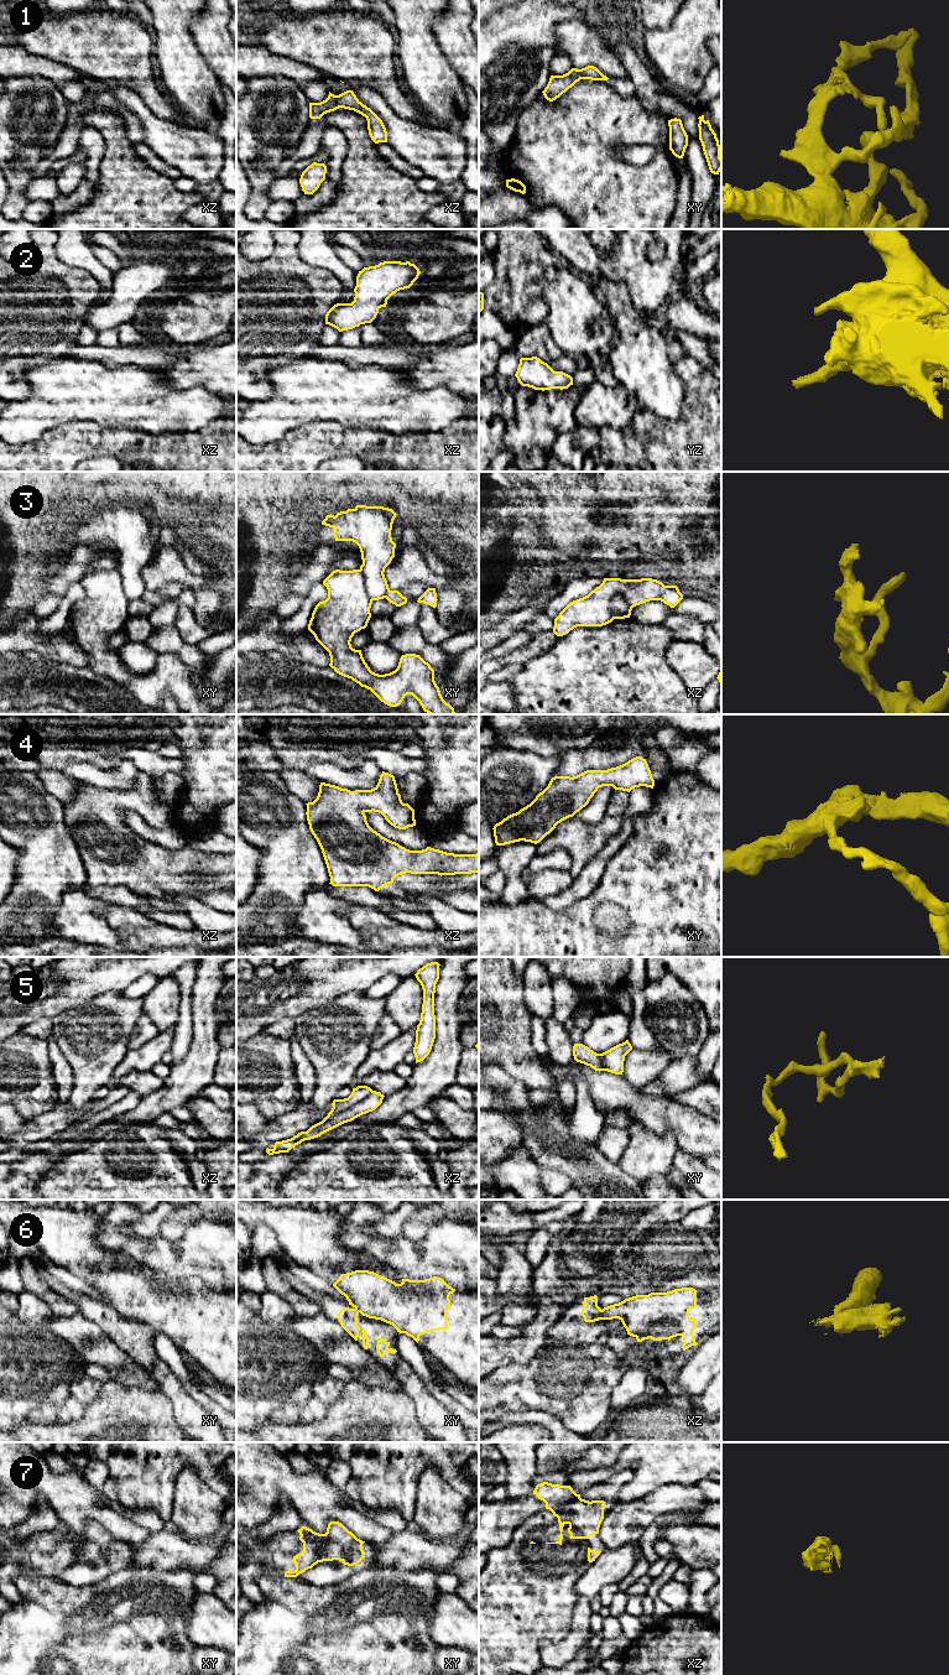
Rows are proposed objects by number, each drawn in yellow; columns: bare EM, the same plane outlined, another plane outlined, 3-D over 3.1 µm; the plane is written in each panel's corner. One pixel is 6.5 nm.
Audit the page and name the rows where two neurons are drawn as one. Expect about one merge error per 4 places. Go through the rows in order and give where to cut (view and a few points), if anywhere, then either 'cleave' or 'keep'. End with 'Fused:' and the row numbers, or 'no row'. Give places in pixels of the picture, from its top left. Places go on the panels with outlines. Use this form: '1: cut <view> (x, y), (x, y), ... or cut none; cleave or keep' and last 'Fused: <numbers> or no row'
1: cut none; keep
2: cut none; keep
3: cut xz (621, 593), (618, 593), (611, 601), (613, 618); cleave
4: cut none; keep
5: cut none; keep
6: cut xz (600, 1310), (603, 1319); cleave
7: cut xy (300, 1529), (312, 1535), (322, 1561); cleave
Fused: 3, 6, 7

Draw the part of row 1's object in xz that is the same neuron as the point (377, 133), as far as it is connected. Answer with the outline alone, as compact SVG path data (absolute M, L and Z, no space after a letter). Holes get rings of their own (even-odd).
M346 90L339 95L329 92L325 100L320 103L309 103L309 118L320 119L324 114L334 111L339 108L354 110L367 120L367 130L375 144L387 142L387 131L382 120L366 105L364 105L353 90Z

